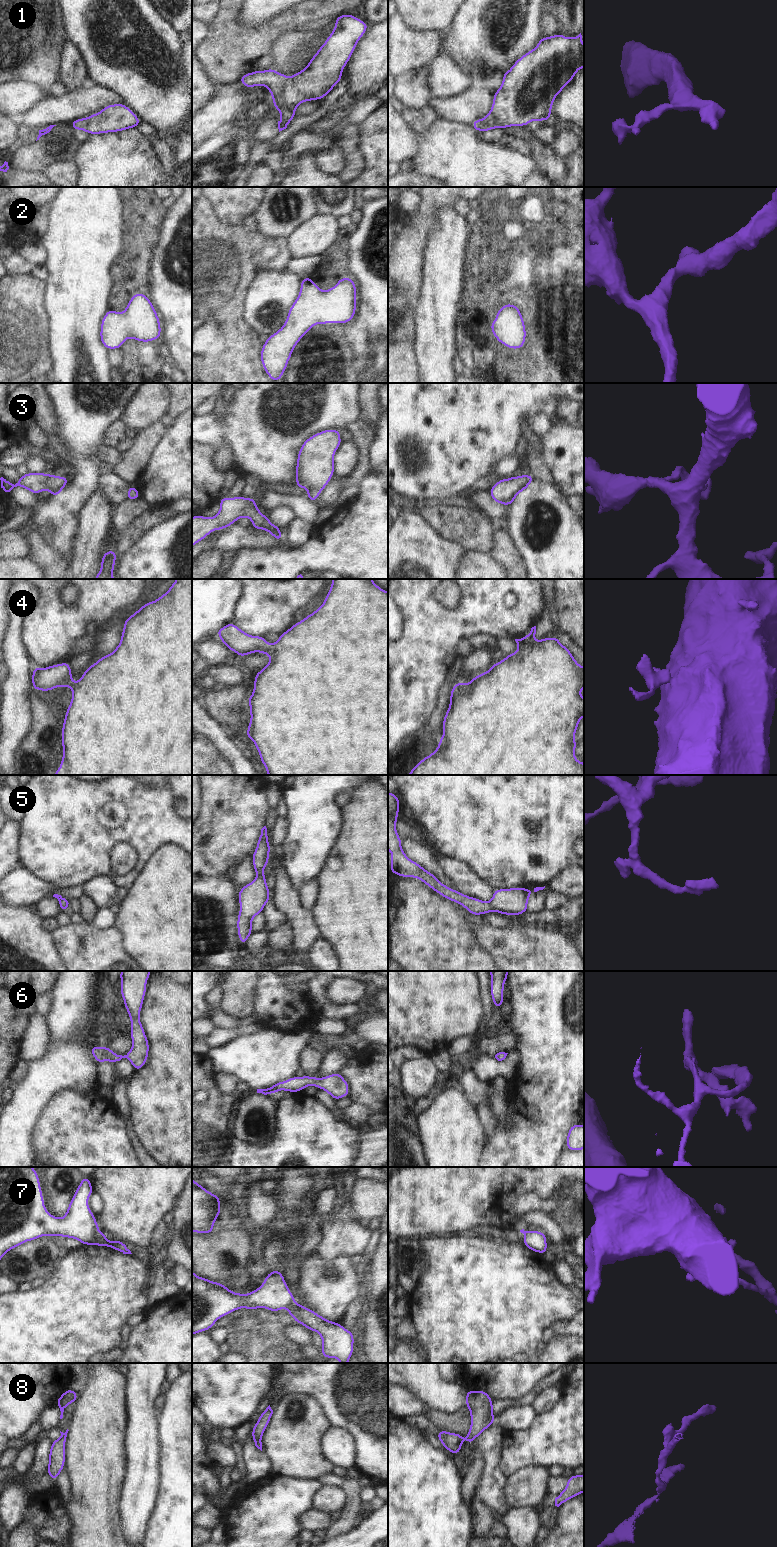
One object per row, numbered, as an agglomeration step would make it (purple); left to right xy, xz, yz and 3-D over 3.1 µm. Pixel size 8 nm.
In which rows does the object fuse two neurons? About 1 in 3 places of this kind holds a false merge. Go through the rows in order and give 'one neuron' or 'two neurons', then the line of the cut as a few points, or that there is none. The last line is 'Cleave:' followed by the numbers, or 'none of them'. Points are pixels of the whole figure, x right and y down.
1: one neuron; cut none
2: one neuron; cut none
3: one neuron; cut none
4: one neuron; cut none
5: one neuron; cut none
6: one neuron; cut none
7: two neurons; cut xy (99, 1231), (88, 1244)
8: one neuron; cut none
Cleave: 7

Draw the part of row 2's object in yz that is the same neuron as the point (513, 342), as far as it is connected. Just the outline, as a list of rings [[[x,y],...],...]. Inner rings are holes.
[[[504,304],[490,324],[498,342],[510,349],[521,349],[526,340],[526,328],[520,309],[514,304]]]

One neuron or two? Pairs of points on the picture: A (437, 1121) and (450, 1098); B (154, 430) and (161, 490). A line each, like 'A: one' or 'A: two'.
A: one
B: two

